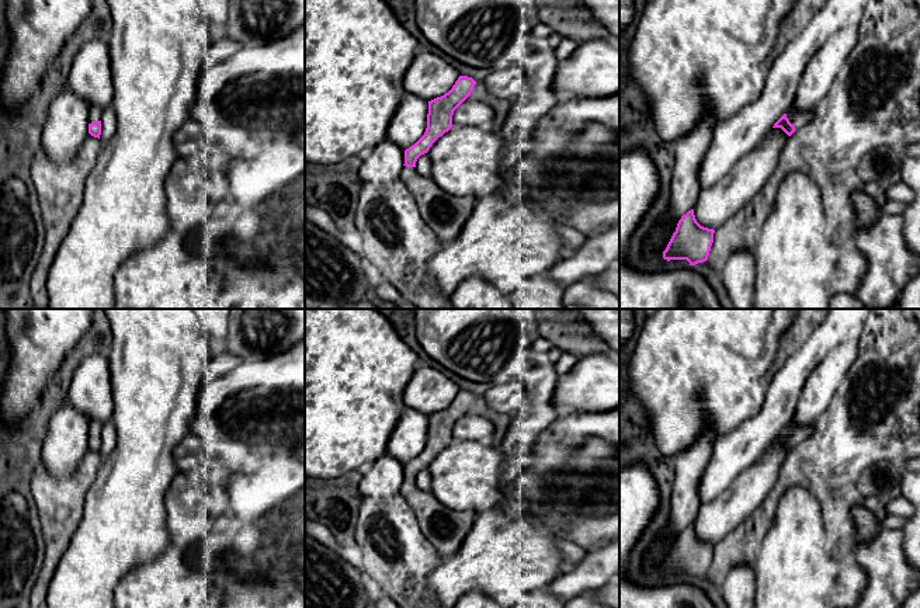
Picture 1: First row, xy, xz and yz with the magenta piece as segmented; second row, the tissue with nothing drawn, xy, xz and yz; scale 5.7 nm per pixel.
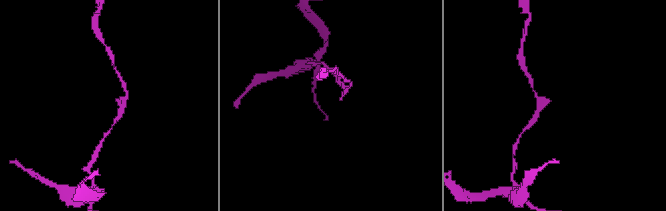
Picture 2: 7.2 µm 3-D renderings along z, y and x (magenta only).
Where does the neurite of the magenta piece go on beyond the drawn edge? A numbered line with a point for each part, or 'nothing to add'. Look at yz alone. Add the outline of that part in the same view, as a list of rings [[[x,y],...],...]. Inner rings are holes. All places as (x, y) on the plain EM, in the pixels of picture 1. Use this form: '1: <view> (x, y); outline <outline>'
1: yz (798, 433); outline [[[789,423],[787,427],[787,432],[789,437],[795,441],[795,444],[799,444],[809,438],[815,430],[815,424],[812,425],[795,425]]]

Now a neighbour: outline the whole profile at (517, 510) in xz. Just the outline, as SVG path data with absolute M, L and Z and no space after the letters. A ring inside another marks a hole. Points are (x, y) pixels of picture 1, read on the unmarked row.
M452 441L440 451L427 469L433 496L454 511L472 510L476 514L501 508L513 518L537 522L528 505L507 501L499 490L504 455L501 449L480 441Z

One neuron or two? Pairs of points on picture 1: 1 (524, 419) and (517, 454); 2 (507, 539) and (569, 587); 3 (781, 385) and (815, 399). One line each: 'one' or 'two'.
1: one
2: two
3: two

